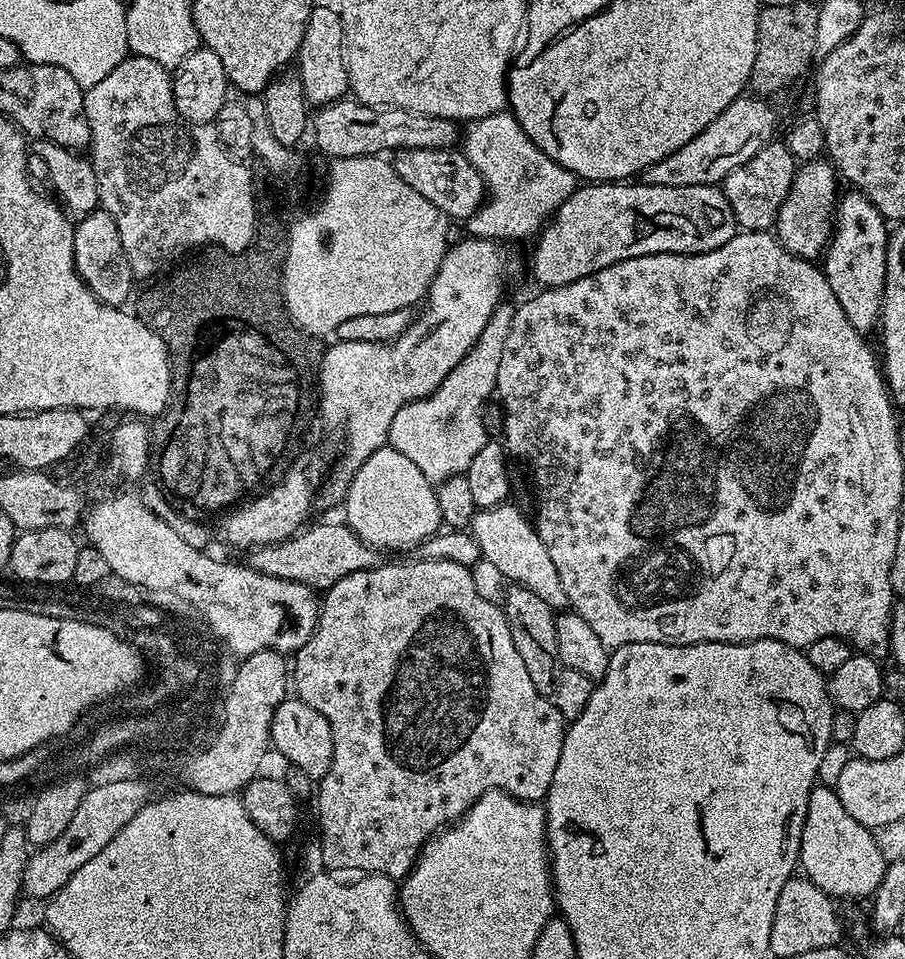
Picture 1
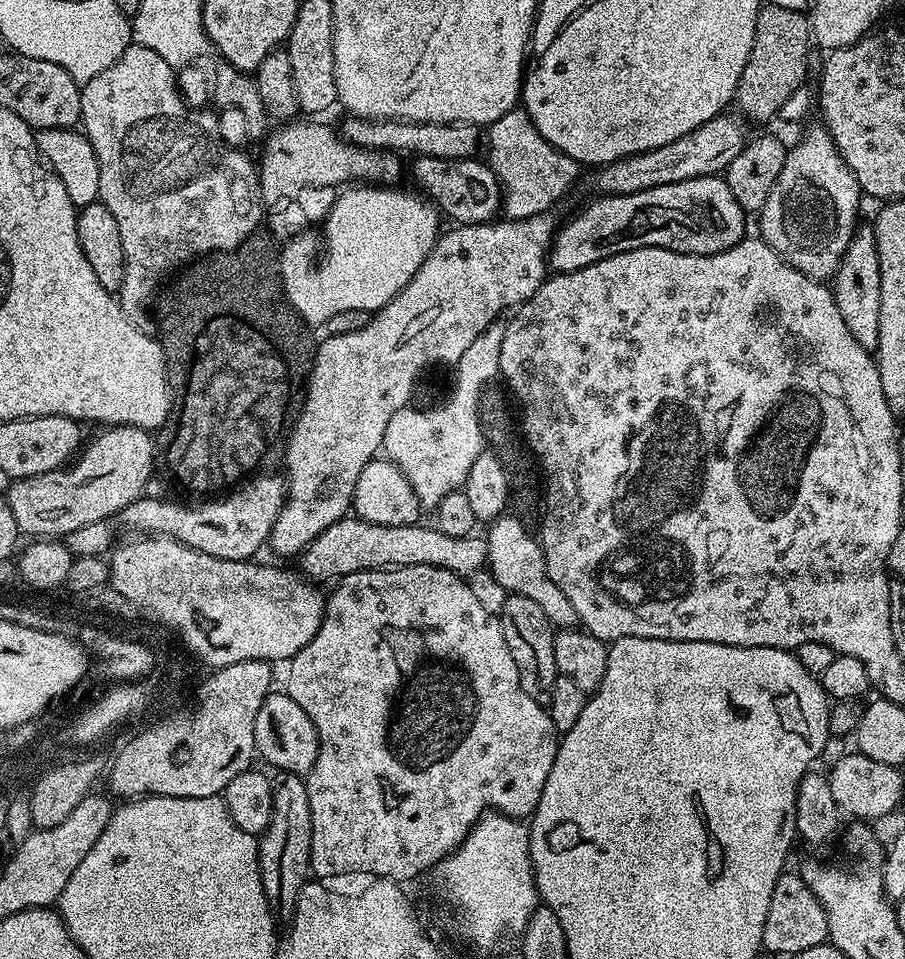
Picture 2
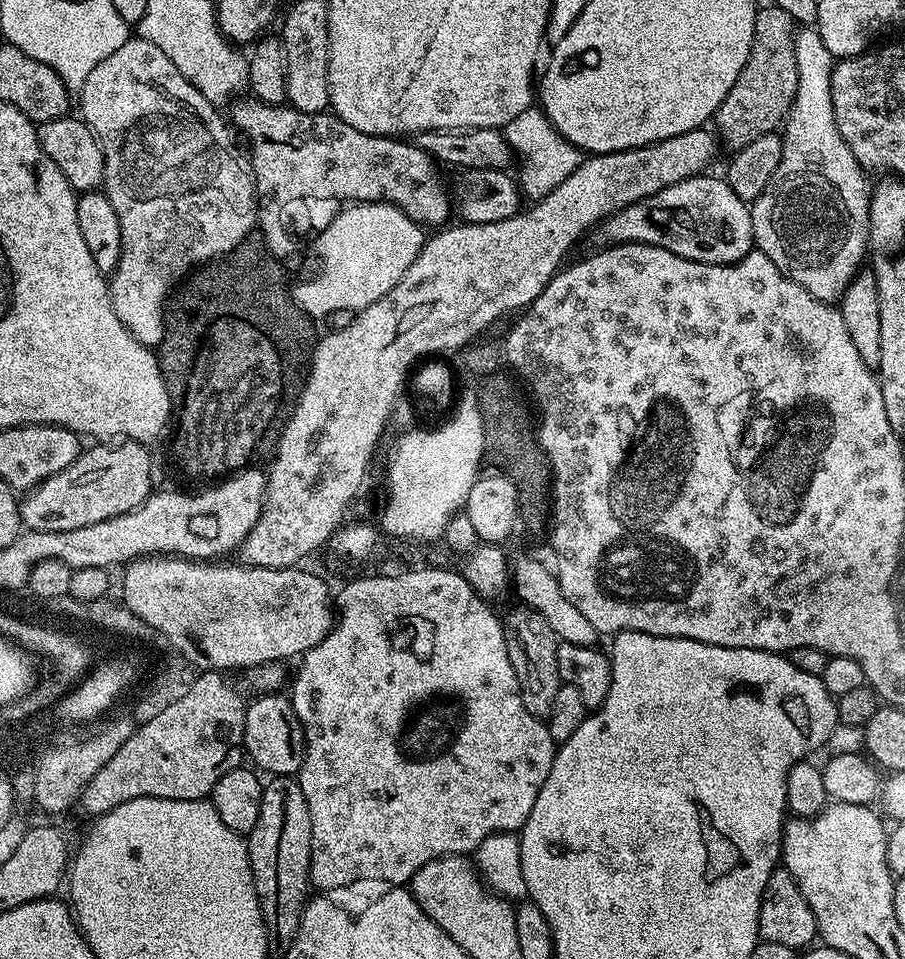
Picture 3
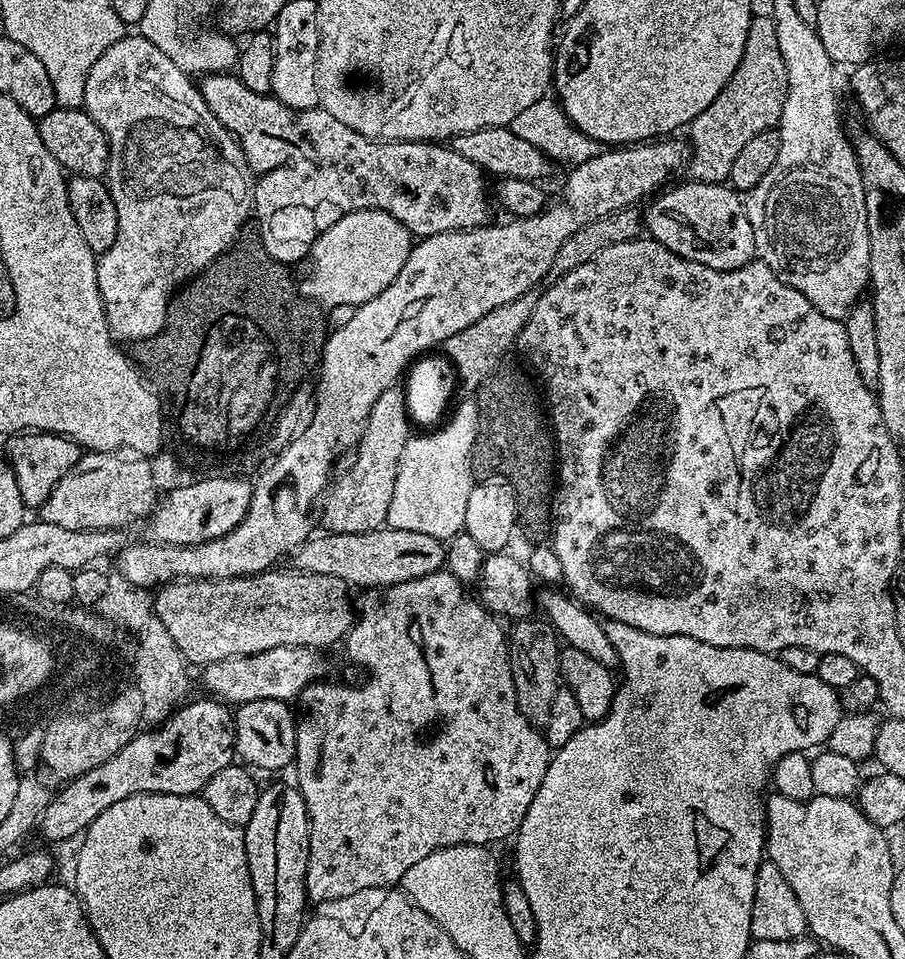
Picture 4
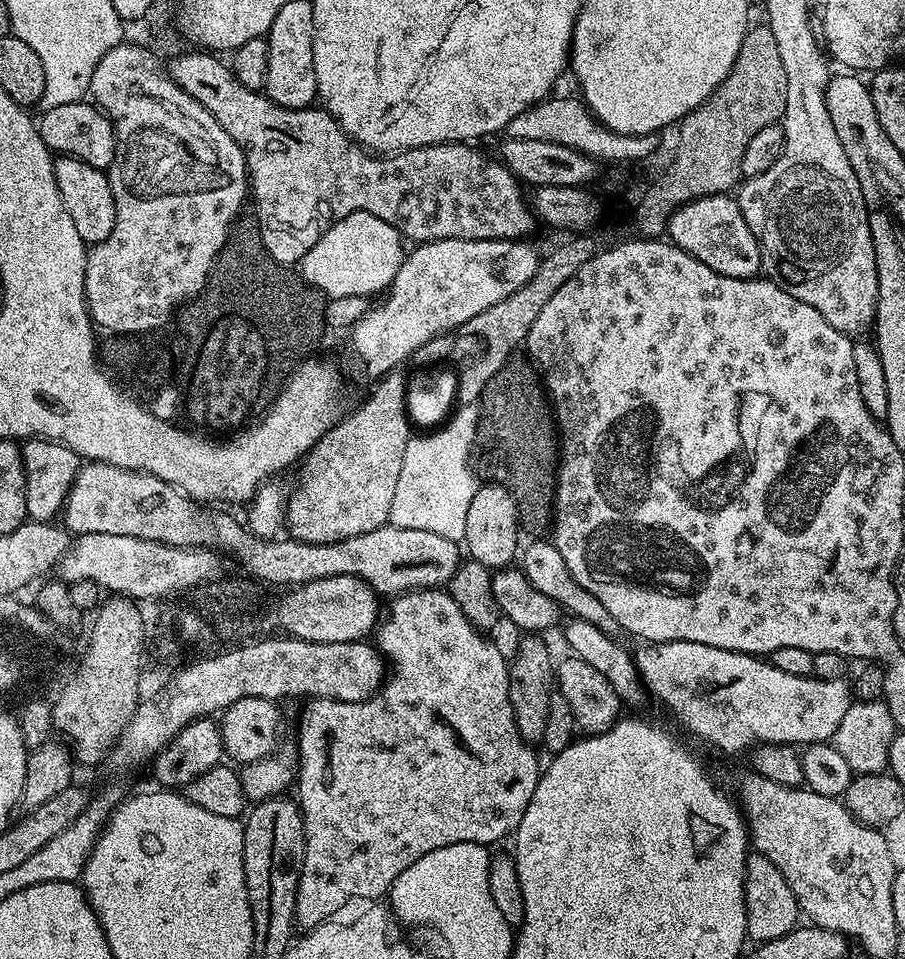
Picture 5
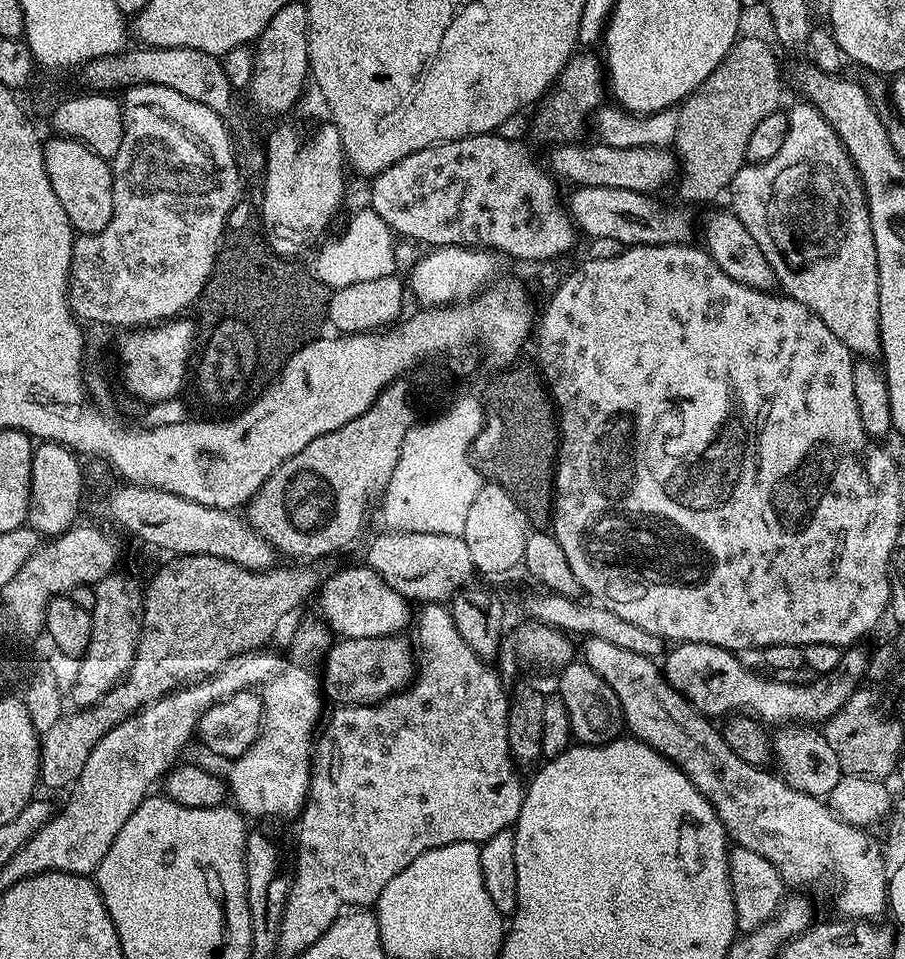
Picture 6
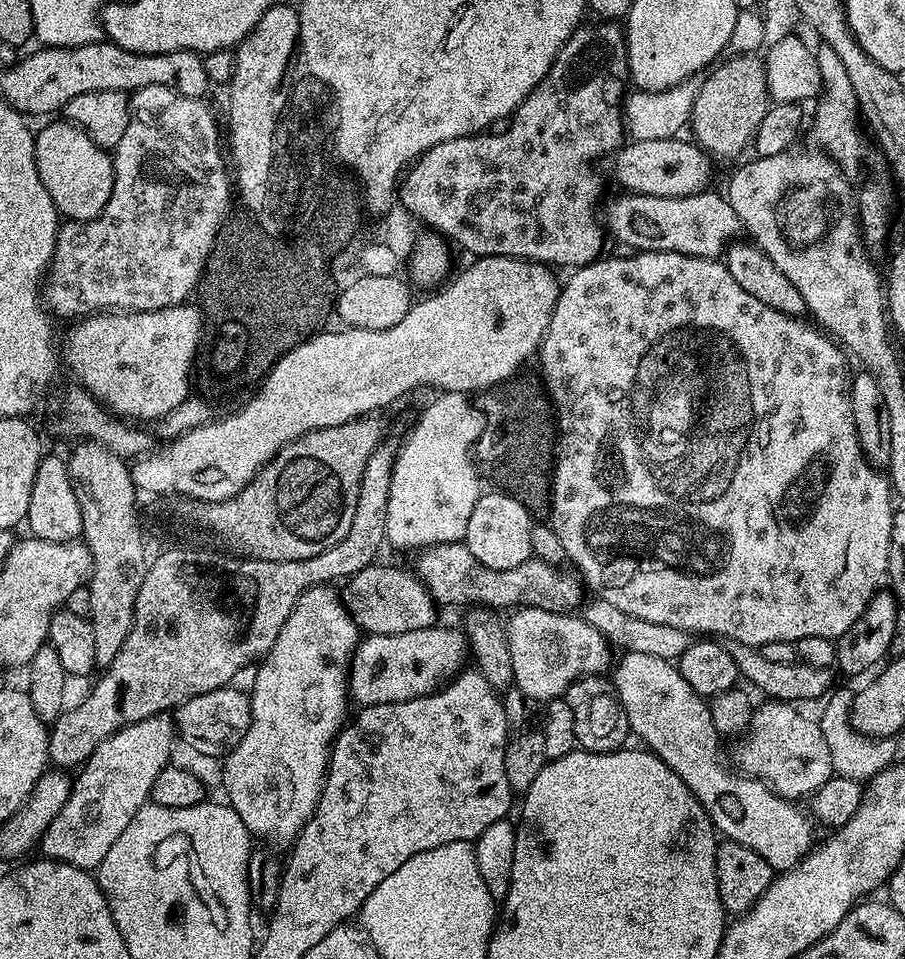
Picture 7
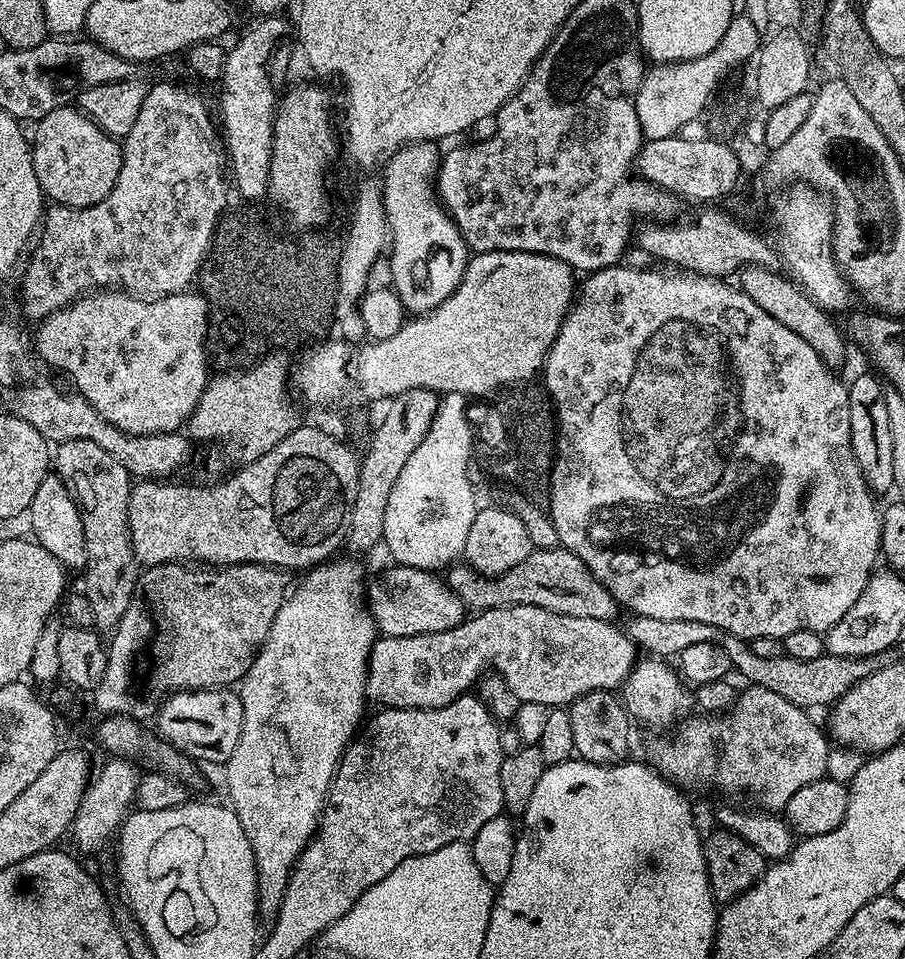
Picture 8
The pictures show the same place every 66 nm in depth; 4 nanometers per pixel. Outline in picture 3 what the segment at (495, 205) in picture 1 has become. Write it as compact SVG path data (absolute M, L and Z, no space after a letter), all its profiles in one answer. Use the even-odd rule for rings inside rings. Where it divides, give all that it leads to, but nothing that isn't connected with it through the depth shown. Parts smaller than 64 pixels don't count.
M533 106L527 108L518 118L514 118L509 124L504 125L504 136L508 139L508 145L513 153L520 160L520 176L518 183L521 193L525 197L529 196L529 201L535 202L541 200L554 186L562 186L574 170L586 159L585 153L572 145L558 130L548 121L546 114L539 107Z

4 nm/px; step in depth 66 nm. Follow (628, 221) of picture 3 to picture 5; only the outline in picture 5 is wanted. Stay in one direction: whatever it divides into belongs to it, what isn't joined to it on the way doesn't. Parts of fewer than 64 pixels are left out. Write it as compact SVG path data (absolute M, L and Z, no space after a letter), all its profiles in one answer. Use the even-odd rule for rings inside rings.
M731 195L703 196L683 204L668 217L666 236L683 252L690 253L698 258L698 262L710 266L710 270L726 278L750 280L761 271L760 241L754 238L750 226L746 226L739 199Z

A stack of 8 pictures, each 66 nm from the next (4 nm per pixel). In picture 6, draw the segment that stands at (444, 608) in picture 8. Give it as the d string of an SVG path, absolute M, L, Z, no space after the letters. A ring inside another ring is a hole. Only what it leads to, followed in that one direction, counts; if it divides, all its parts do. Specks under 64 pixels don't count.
M367 566L344 568L333 576L331 573L320 586L319 600L323 623L333 633L336 631L337 637L346 640L394 636L403 633L403 628L407 624L409 627L414 620L414 612L408 609L410 600L391 588L379 573Z

